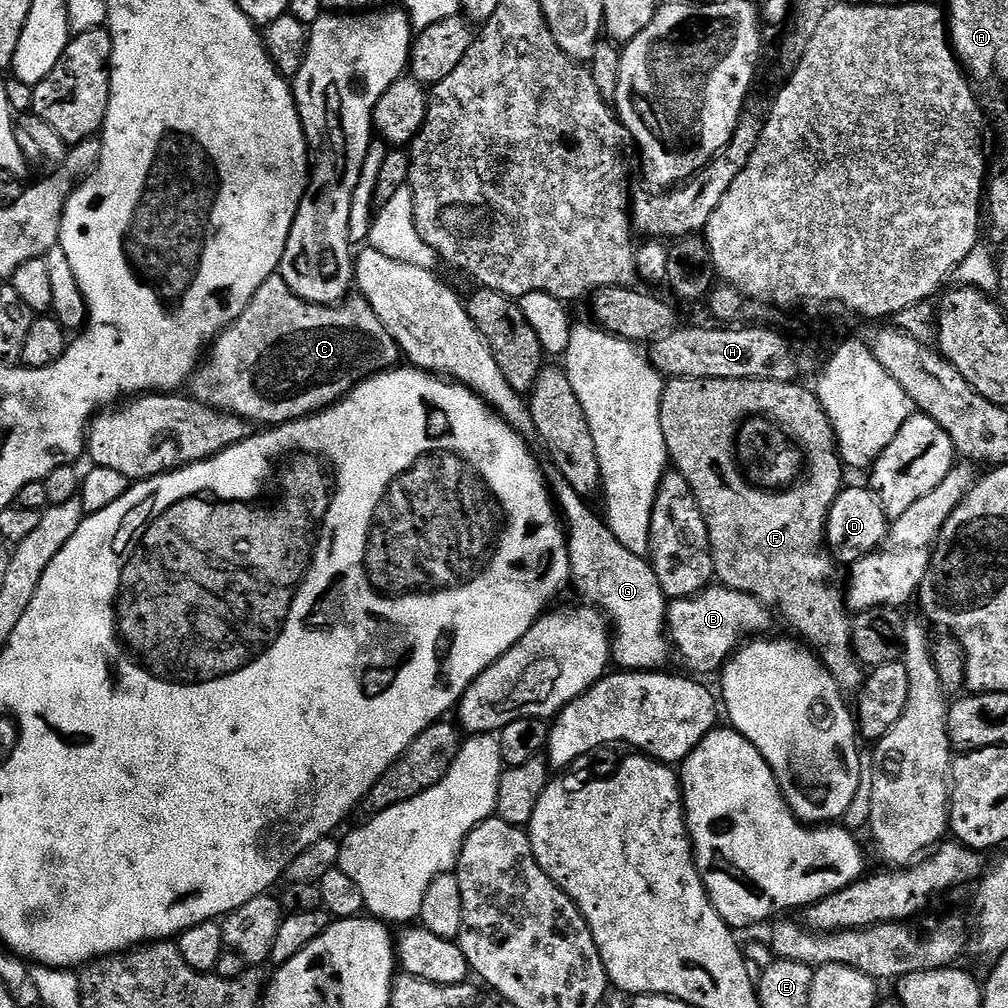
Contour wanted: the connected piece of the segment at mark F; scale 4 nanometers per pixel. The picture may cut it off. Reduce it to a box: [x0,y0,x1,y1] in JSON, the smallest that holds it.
[660,379,866,694]

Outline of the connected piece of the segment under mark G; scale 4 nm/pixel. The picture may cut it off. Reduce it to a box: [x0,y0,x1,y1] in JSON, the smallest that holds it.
[550,478,670,672]

